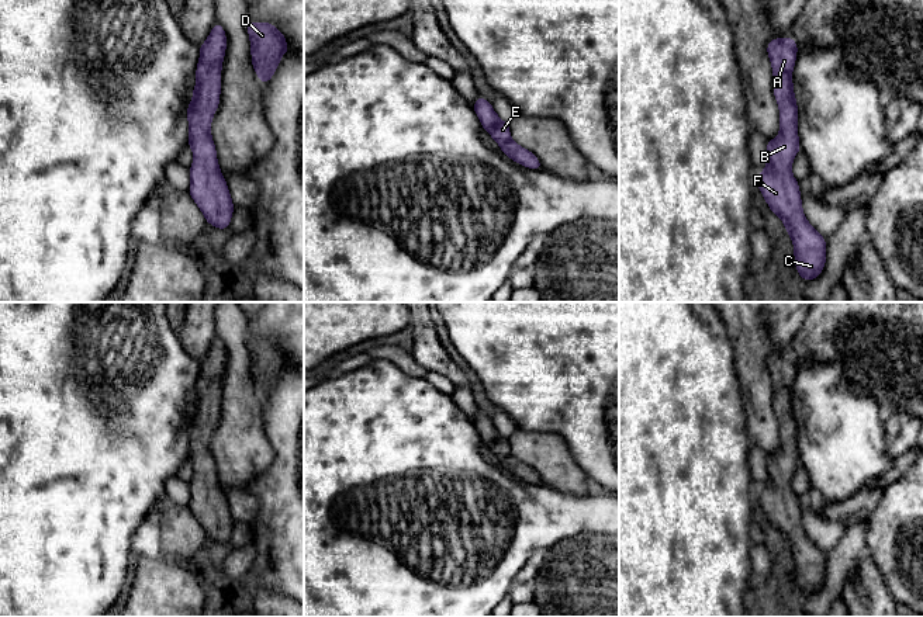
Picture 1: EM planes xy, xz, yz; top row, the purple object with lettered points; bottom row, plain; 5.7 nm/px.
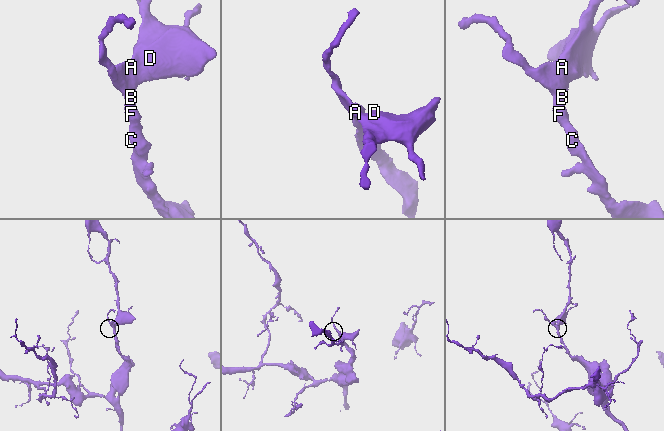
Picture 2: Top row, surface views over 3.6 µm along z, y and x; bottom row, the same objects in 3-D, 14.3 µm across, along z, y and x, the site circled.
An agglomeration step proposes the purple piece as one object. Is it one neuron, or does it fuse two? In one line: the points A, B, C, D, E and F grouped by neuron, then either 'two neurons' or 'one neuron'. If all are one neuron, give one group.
A B C D E F; one neuron

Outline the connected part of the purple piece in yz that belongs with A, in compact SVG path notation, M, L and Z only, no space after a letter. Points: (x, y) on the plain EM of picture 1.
M791 351L771 354L767 360L774 410L779 422L779 450L772 455L767 454L767 482L757 489L757 500L770 524L784 537L795 562L795 582L808 597L823 586L826 554L806 535L799 499L791 486L792 475L801 465L792 399L796 365L798 358Z

